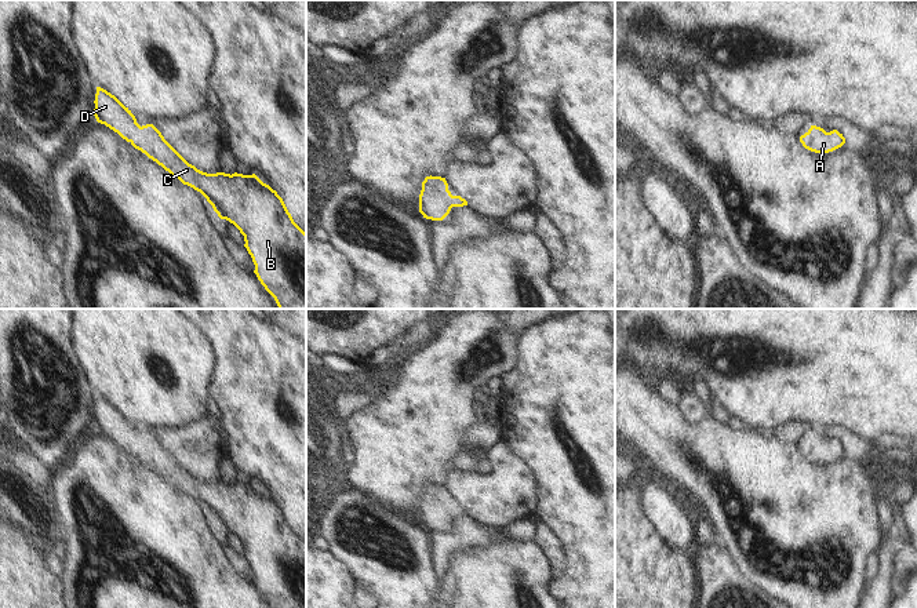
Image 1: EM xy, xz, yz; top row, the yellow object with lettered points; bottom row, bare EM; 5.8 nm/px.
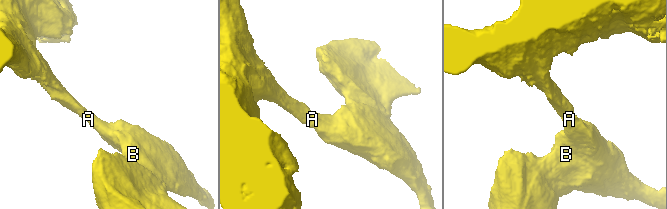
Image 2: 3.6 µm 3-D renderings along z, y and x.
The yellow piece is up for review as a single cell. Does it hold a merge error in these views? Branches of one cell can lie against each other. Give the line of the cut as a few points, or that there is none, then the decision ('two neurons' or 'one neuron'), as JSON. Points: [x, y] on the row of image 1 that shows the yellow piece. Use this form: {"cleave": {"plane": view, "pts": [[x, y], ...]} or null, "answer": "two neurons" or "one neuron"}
{"cleave": null, "answer": "one neuron"}

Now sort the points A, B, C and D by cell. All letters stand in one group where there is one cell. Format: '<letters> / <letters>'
A B C D

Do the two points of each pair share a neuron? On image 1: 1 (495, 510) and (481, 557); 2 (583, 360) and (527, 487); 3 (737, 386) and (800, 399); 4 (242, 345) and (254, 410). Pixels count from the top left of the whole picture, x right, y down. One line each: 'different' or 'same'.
1: different
2: different
3: same
4: same

